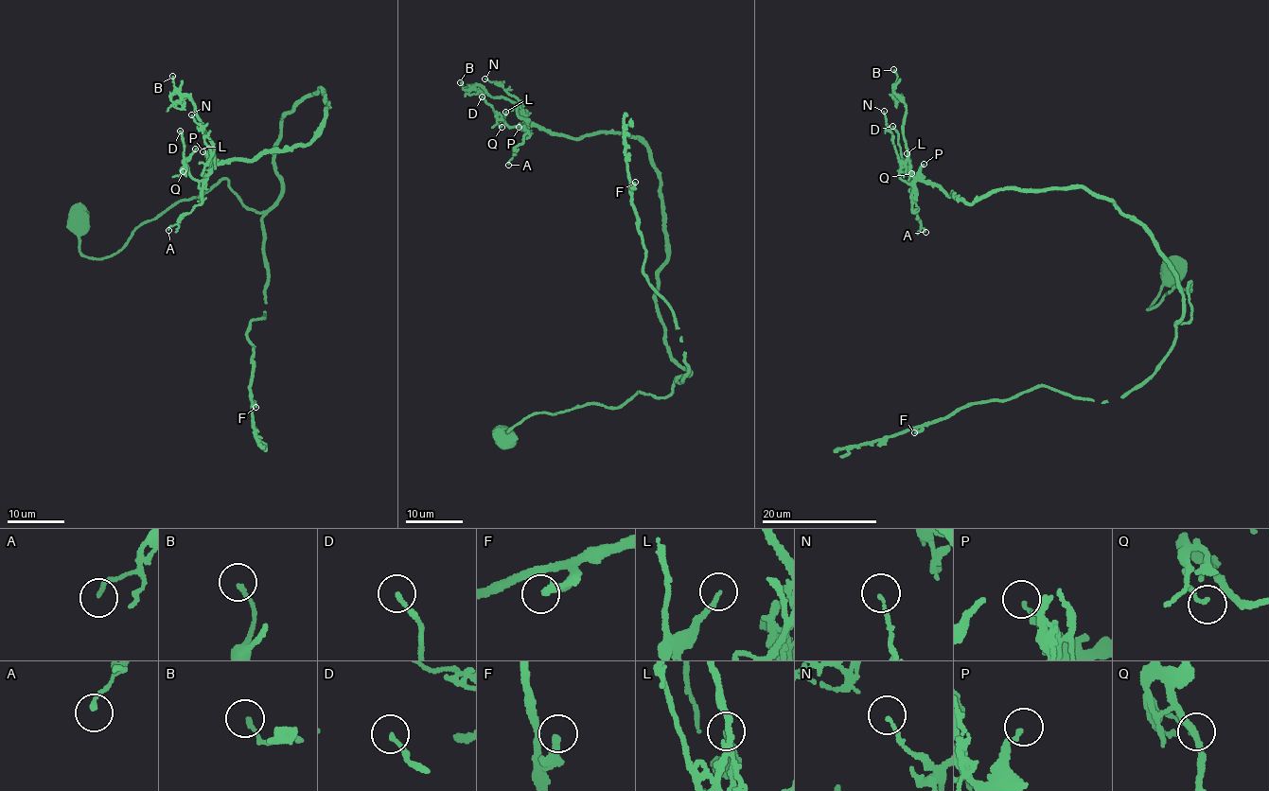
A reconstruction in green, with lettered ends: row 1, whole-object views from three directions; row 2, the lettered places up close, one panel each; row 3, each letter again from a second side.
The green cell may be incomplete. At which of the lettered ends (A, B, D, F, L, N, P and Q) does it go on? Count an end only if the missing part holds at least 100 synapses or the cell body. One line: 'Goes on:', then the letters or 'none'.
Goes on: none

